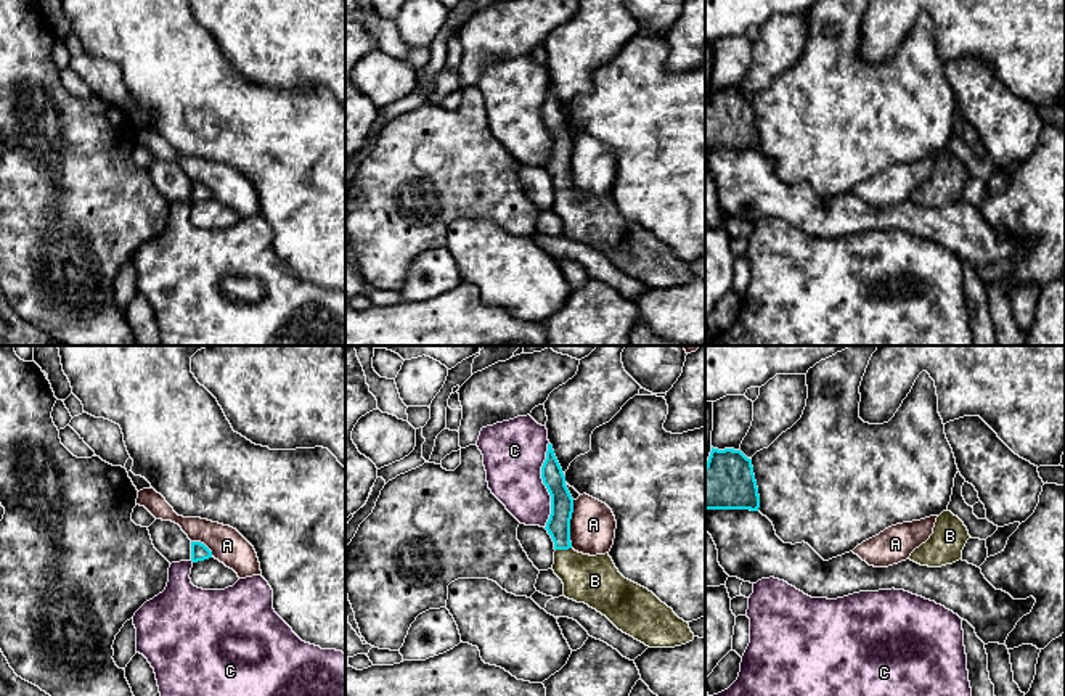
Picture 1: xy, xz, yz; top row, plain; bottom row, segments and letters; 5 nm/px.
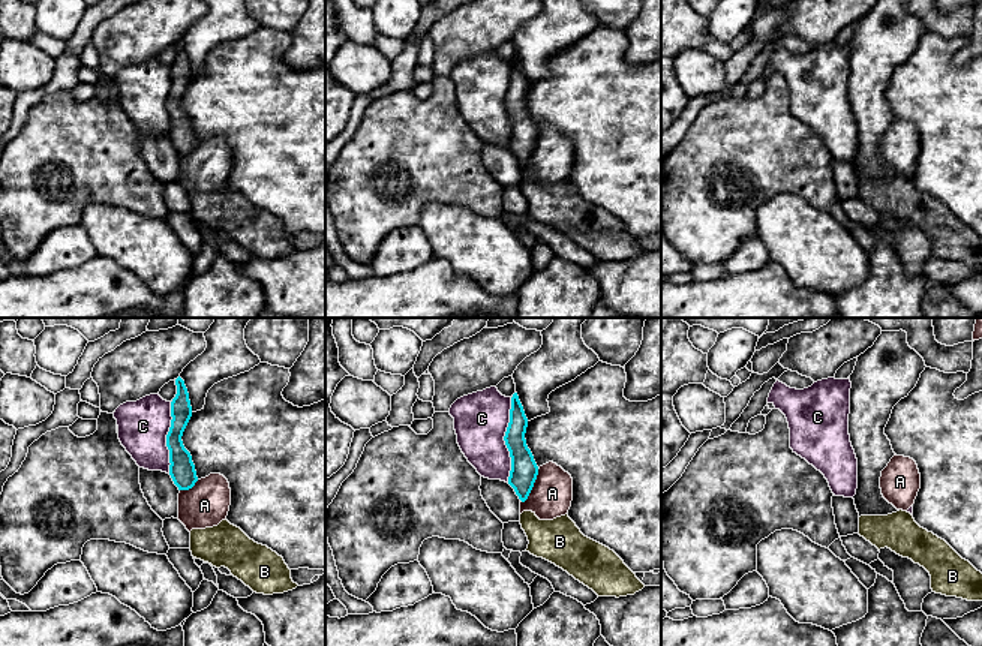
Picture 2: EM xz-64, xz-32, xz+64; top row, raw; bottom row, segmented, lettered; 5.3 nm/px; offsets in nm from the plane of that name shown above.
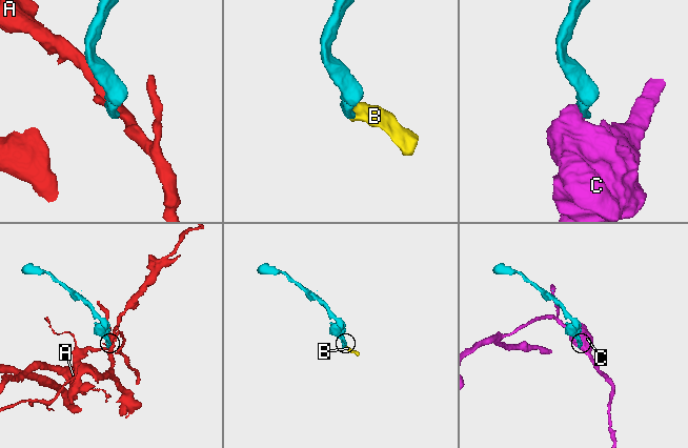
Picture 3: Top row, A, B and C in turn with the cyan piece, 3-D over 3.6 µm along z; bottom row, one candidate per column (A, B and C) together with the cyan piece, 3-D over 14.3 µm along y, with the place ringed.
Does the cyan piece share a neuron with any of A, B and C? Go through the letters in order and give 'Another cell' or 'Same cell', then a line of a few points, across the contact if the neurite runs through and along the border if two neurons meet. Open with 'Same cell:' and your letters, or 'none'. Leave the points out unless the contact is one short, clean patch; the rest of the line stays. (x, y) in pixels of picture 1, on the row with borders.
Same cell: B
A: Another cell. Line: xz (574, 500), (571, 547)
B: Same cell. Line: xz (558, 526), (563, 548), (595, 581)
C: Another cell

